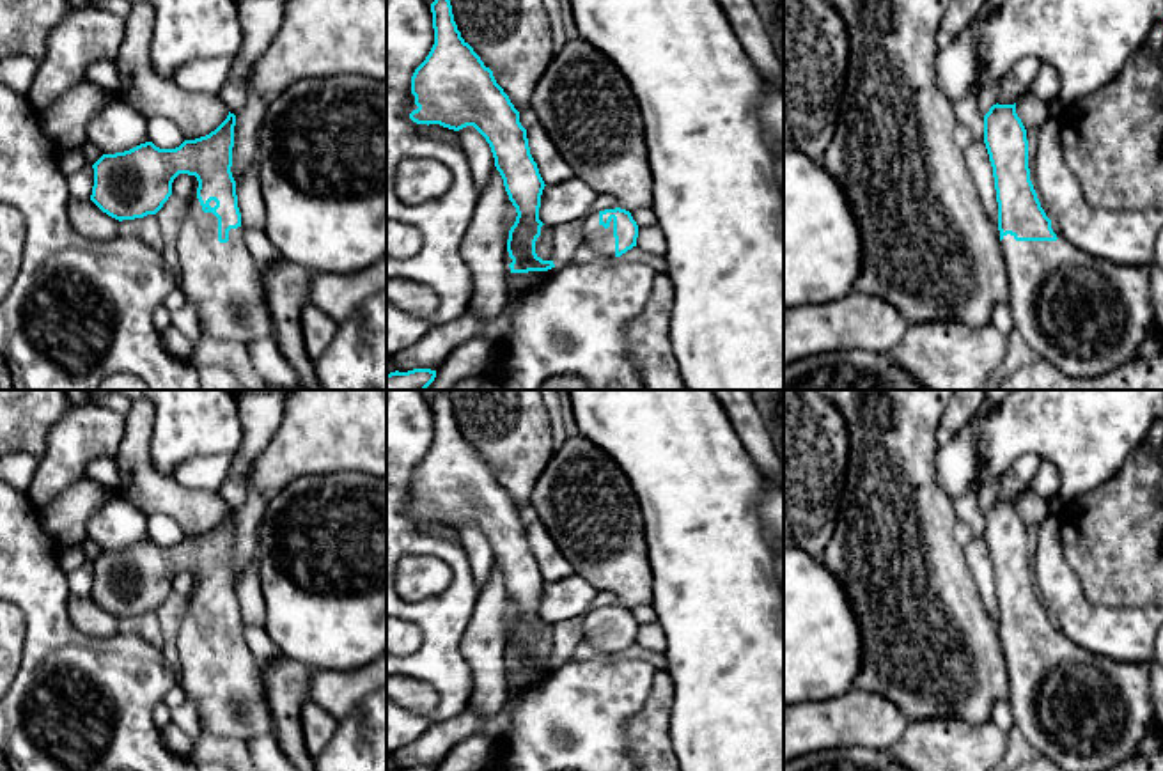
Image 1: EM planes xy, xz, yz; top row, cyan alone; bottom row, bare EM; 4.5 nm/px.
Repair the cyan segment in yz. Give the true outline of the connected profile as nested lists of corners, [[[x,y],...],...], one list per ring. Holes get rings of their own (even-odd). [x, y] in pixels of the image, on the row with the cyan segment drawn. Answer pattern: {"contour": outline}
{"contour": [[[1016,103],[989,108],[984,115],[984,144],[995,177],[1014,330],[1039,358],[1071,378],[1097,378],[1128,363],[1152,335],[1149,269],[1089,255],[1058,232],[1030,181],[1026,129],[1016,113]]]}

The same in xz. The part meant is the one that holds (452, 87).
{"contour": [[[450,0],[431,4],[434,44],[411,76],[411,94],[418,106],[410,113],[417,124],[440,124],[459,131],[473,126],[489,144],[495,167],[503,179],[516,222],[509,230],[511,273],[548,271],[553,261],[535,253],[544,181],[528,147],[519,112],[496,83],[473,48],[461,37]]]}

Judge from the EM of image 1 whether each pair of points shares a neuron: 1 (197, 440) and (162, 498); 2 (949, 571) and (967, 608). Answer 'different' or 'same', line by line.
1: different
2: same

